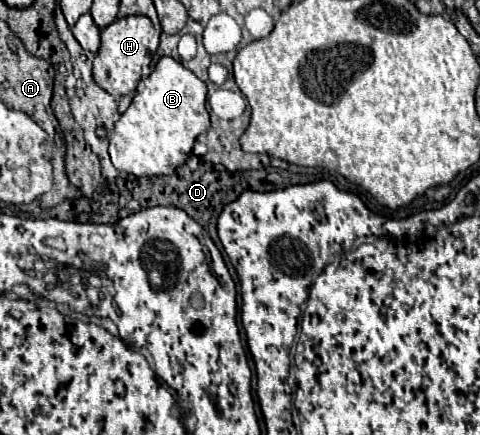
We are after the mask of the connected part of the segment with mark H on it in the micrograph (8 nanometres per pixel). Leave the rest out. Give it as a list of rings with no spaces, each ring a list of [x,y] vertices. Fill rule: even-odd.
[[[127,16],[115,20],[101,30],[101,48],[93,60],[93,80],[113,96],[133,94],[141,78],[143,64],[151,62],[151,54],[159,46],[159,34],[155,32],[147,16]]]

